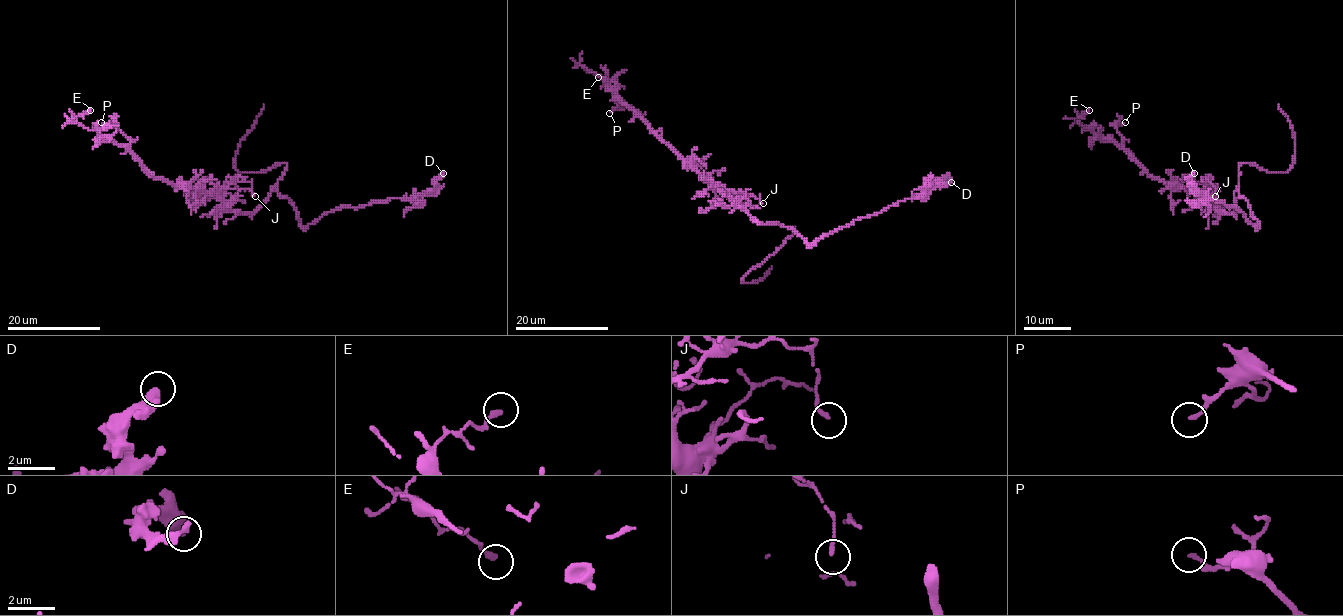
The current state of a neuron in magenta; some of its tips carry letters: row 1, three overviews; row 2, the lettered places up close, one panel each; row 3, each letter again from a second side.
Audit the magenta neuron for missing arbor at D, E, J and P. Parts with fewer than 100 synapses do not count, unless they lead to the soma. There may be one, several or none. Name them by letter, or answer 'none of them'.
none of them

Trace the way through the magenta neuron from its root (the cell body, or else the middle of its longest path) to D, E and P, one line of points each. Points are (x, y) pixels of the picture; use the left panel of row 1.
D: (249, 213), (276, 189), (291, 202), (300, 225), (306, 228), (346, 206), (423, 196), (436, 187), (443, 173)
E: (249, 213), (232, 211), (222, 201), (195, 188), (155, 179), (123, 146), (77, 121), (79, 114), (90, 110)
P: (249, 213), (232, 211), (222, 201), (195, 188), (155, 179), (130, 151), (130, 140), (115, 126), (101, 122)

